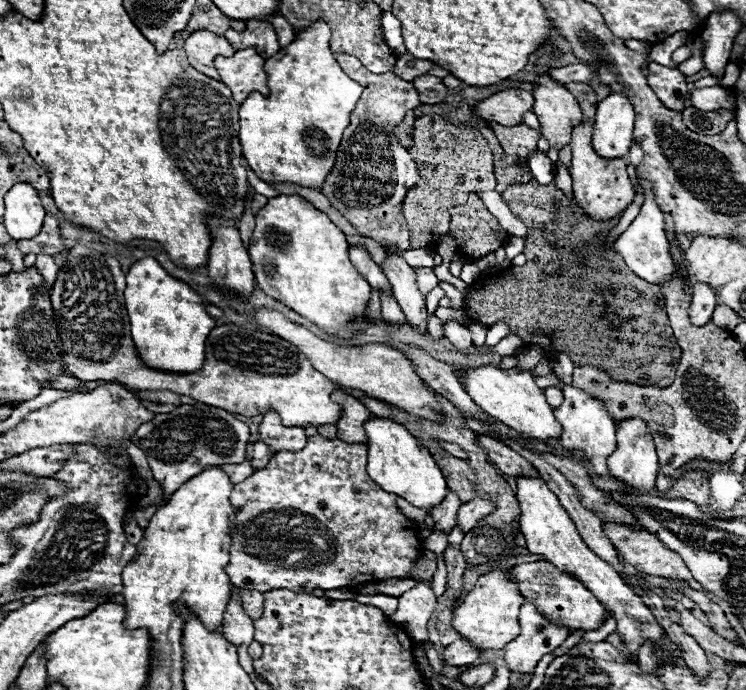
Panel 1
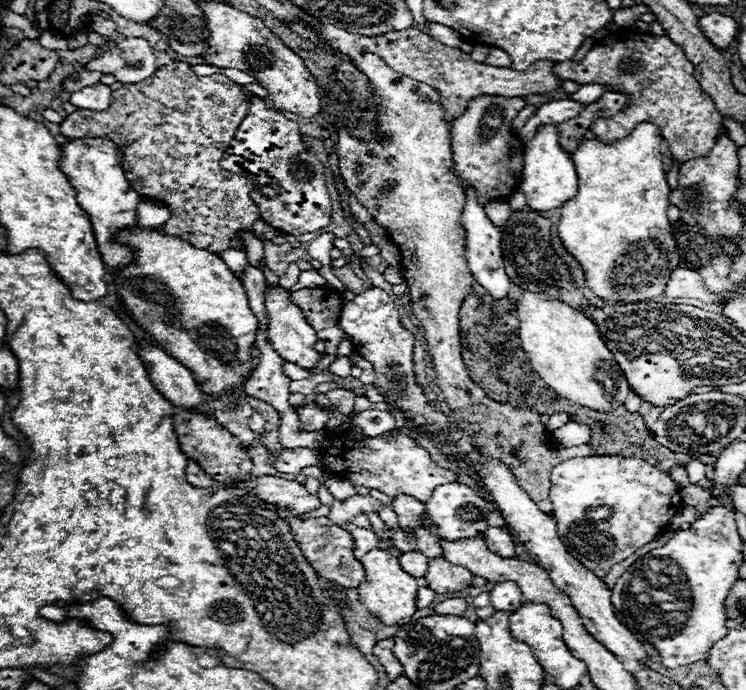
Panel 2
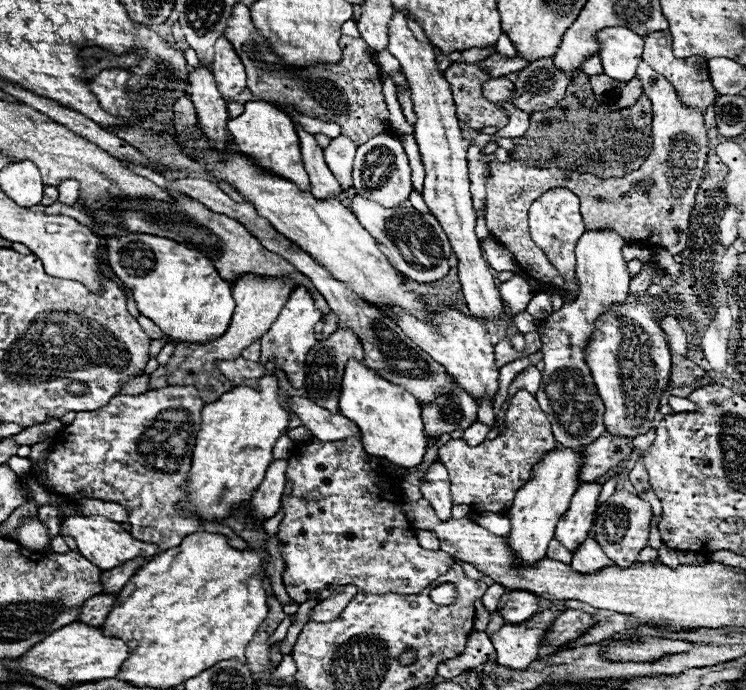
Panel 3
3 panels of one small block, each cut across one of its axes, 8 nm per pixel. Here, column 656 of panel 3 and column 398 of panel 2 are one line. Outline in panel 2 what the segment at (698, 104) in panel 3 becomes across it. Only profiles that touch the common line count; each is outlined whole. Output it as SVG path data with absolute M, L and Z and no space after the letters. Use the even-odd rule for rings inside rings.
M406 28L402 32L386 32L374 36L378 44L378 56L396 72L402 72L410 76L412 80L424 82L432 88L436 88L440 96L440 104L444 108L446 122L452 122L460 118L468 102L476 96L504 96L504 98L516 98L516 96L528 96L528 94L544 94L556 90L562 80L552 74L554 62L540 60L538 64L532 64L526 72L516 72L512 68L498 68L488 64L478 64L470 60L470 54L462 52L460 48L452 48L446 44L440 44L432 40L428 34L424 34L418 28Z

